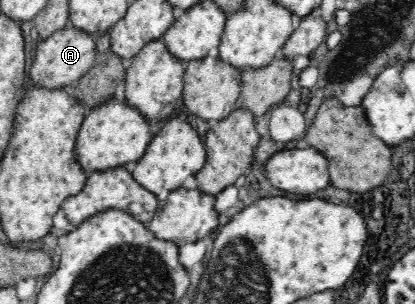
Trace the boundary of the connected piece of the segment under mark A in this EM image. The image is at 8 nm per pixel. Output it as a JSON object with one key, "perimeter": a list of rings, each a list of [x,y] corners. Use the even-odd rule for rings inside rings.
{"perimeter":[[[68,24],[62,26],[37,45],[36,57],[31,66],[34,83],[44,86],[66,86],[75,83],[97,59],[95,34],[82,26]]]}

